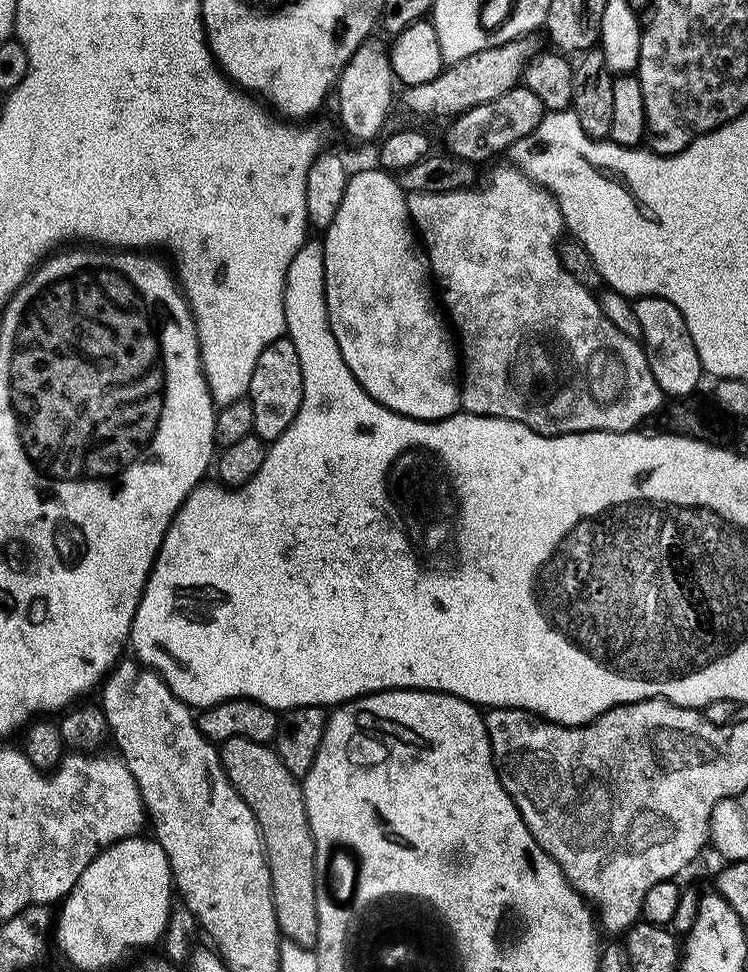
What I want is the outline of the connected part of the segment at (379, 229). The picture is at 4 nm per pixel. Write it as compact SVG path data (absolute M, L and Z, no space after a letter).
M376 166L366 169L365 172L353 171L348 177L348 185L345 194L342 195L341 206L334 214L333 222L323 233L322 243L326 258L324 277L326 278L326 306L330 330L338 342L338 350L346 366L350 366L350 374L354 374L362 390L366 390L366 394L370 394L370 398L374 398L382 406L415 420L445 420L448 416L457 415L462 408L460 402L462 384L458 379L458 344L454 339L453 329L446 323L446 316L441 305L434 299L434 280L428 267L428 254L424 251L424 245L418 239L412 217L408 214L408 197L404 189L400 187L399 179Z

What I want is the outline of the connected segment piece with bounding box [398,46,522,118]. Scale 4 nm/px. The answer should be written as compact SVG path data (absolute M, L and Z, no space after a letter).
M492 46L483 52L475 52L449 63L444 71L430 82L407 85L403 89L404 93L399 93L398 100L404 103L406 111L413 112L416 116L461 116L466 110L482 106L517 87L522 68L519 63L516 65L512 50L508 46Z

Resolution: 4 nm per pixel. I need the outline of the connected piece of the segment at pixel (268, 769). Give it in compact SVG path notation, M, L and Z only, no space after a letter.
M230 738L225 744L219 745L218 751L228 780L256 815L272 879L276 923L293 945L315 945L318 930L316 847L306 814L301 781L292 776L286 766L282 766L275 747L250 742L246 738Z

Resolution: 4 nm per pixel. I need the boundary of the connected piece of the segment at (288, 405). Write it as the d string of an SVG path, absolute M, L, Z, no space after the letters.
M281 338L270 342L262 354L258 354L258 362L254 362L254 374L250 374L250 386L246 399L254 410L253 433L265 442L278 439L294 422L294 414L298 414L298 406L302 406L302 366L298 366L298 350L294 350L294 342Z

